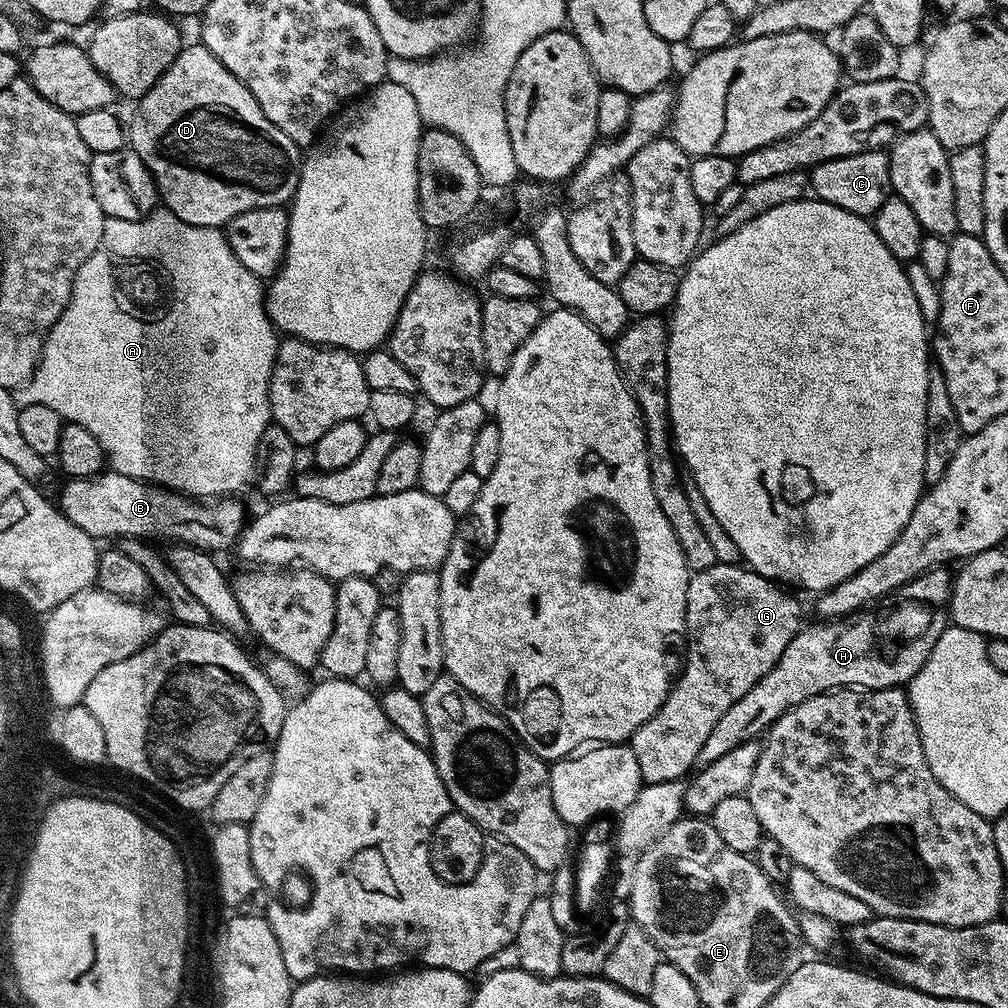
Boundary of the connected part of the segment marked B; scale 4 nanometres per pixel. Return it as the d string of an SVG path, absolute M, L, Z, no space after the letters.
M111 470L101 471L81 480L71 478L63 481L58 507L66 519L74 522L97 541L103 542L107 536L115 538L152 538L161 536L176 544L189 544L203 552L220 554L223 548L237 543L240 533L246 527L244 508L236 498L216 498L205 502L200 498L185 496L170 488L162 488L146 480L135 480L126 474Z

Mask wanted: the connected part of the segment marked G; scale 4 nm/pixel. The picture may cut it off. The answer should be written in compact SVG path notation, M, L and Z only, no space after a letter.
M716 563L689 575L686 590L688 657L685 660L683 657L682 667L666 702L662 702L660 709L645 724L638 726L630 741L644 784L684 780L697 767L698 750L702 750L706 738L710 738L710 730L718 726L722 714L726 714L726 710L730 710L730 706L738 702L746 690L753 688L772 669L774 662L778 662L778 658L782 658L782 650L790 646L802 627L800 604L788 592L791 591L785 590L779 583L740 564Z

